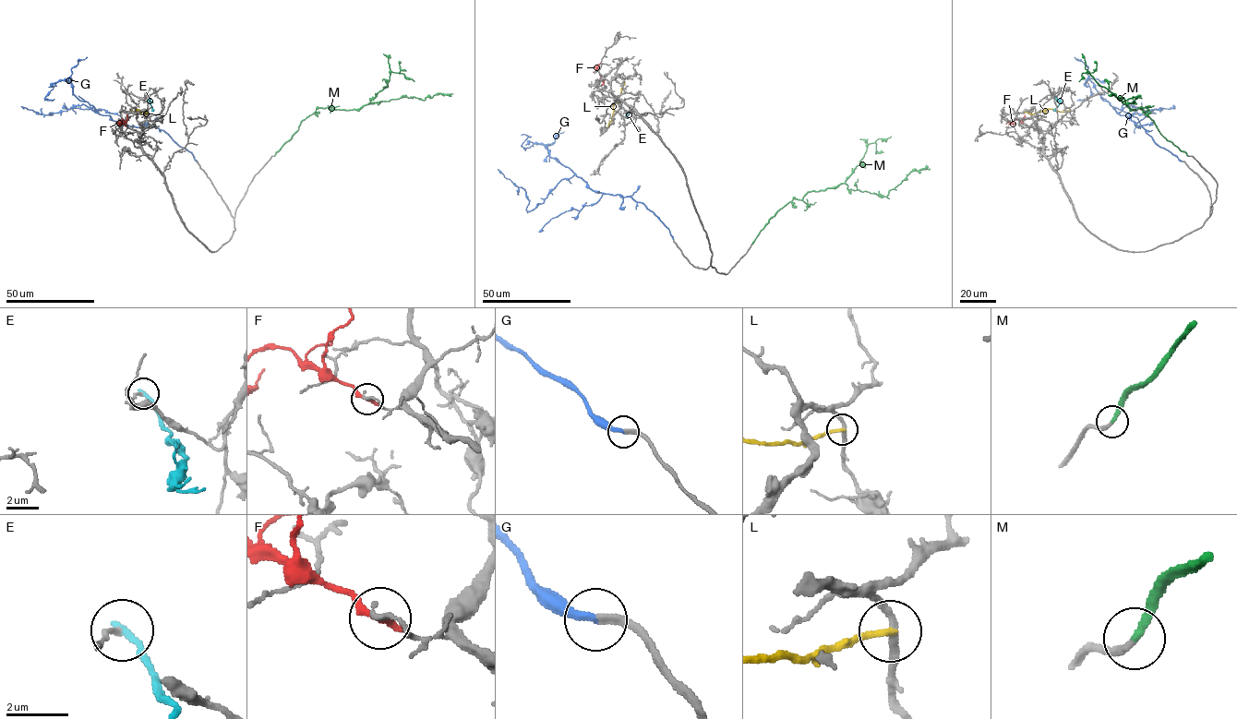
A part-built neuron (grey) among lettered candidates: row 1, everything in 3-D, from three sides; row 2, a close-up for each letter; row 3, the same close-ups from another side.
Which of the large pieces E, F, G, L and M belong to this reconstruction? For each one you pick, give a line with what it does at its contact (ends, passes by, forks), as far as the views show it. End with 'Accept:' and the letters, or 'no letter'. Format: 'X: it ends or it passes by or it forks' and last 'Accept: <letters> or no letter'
G: it ends
M: it ends
Accept: G, M

